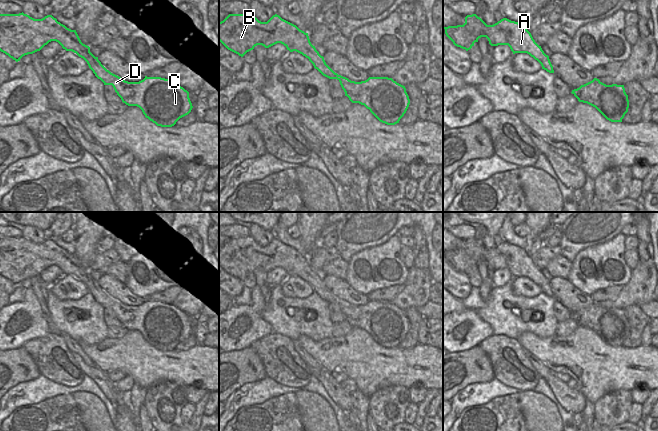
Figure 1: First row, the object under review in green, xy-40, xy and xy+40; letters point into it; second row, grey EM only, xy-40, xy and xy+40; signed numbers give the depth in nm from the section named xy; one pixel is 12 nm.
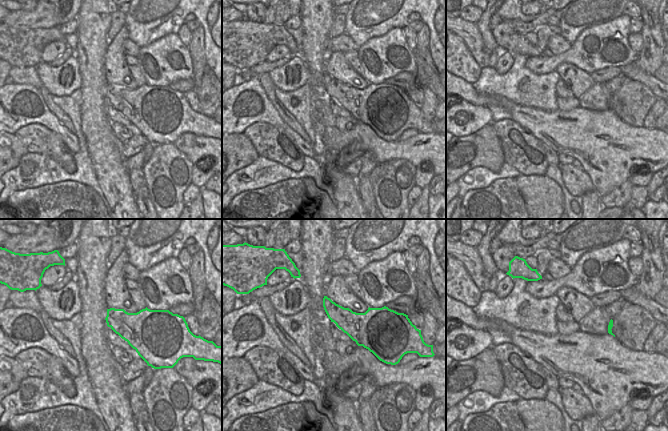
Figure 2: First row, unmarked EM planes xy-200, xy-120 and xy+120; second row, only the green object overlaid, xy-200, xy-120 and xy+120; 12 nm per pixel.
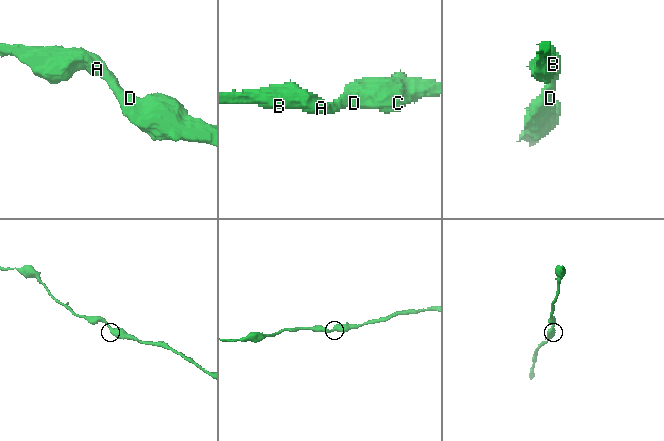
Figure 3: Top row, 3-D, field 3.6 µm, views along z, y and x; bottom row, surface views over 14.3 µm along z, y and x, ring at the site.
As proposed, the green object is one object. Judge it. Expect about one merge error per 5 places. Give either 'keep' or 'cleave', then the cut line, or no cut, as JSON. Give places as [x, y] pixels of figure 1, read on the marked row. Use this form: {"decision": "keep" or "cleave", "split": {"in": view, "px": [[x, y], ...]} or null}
{"decision": "keep", "split": null}

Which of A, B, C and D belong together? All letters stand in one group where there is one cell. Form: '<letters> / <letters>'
A B C D

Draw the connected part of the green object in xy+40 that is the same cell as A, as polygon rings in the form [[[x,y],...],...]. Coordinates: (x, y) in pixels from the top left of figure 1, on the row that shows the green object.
[[[476,14],[467,15],[463,25],[444,27],[446,36],[457,47],[470,50],[481,37],[486,37],[491,46],[508,45],[515,53],[527,53],[537,60],[542,69],[554,73],[549,56],[544,53],[526,27],[518,22],[503,18],[487,25]]]

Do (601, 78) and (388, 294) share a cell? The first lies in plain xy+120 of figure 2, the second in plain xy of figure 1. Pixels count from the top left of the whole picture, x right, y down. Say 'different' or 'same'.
same

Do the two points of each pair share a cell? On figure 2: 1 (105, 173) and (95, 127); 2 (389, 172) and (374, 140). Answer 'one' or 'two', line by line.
1: one
2: two

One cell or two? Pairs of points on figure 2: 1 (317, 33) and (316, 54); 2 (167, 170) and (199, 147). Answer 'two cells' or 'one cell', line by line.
1: one cell
2: two cells

